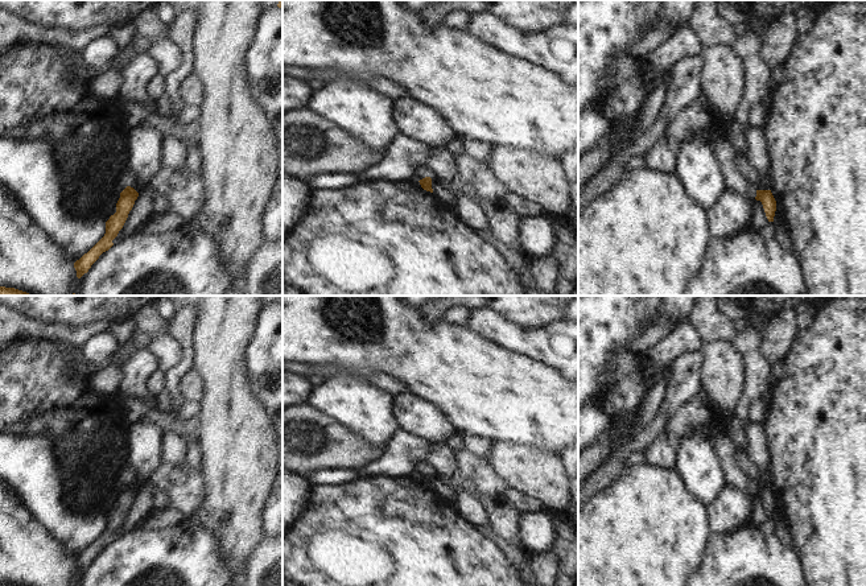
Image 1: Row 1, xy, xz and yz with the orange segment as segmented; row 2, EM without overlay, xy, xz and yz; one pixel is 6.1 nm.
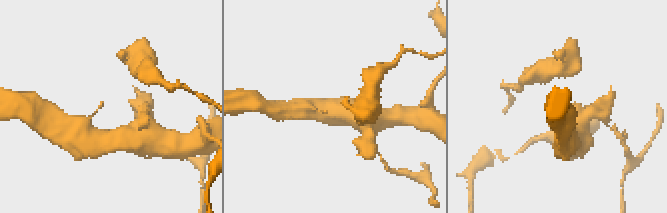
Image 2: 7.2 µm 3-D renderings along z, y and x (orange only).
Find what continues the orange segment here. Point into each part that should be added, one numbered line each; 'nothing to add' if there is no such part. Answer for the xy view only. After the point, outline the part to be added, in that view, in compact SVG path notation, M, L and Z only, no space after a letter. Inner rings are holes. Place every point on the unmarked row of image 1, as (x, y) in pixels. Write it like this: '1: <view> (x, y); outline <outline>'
nothing to add

